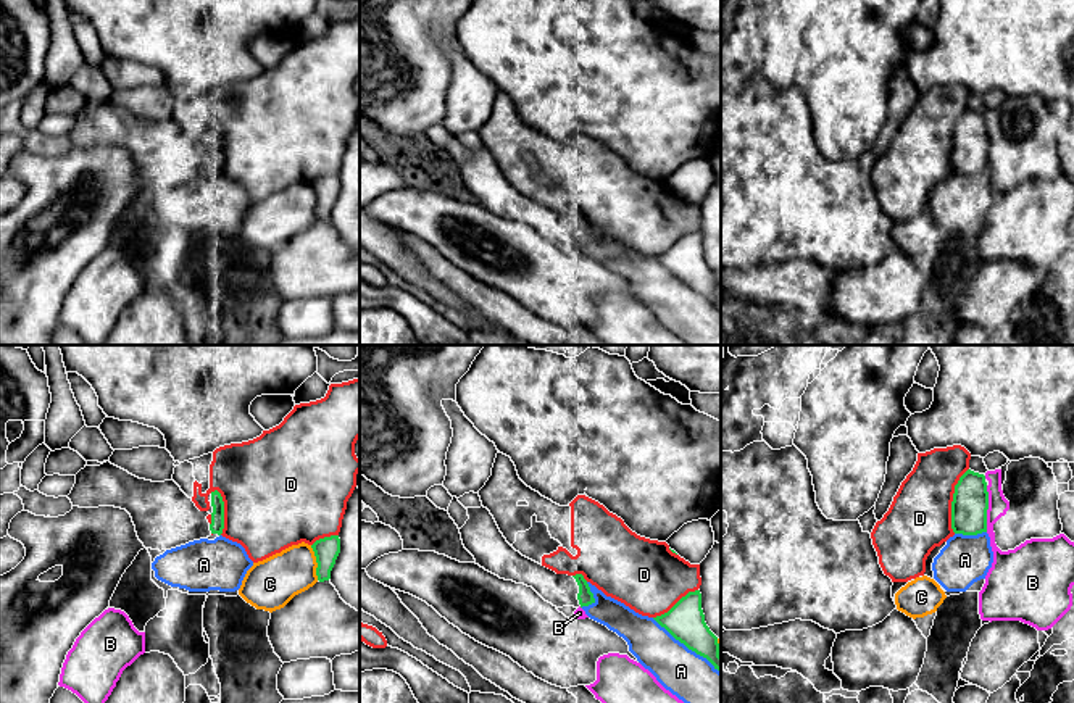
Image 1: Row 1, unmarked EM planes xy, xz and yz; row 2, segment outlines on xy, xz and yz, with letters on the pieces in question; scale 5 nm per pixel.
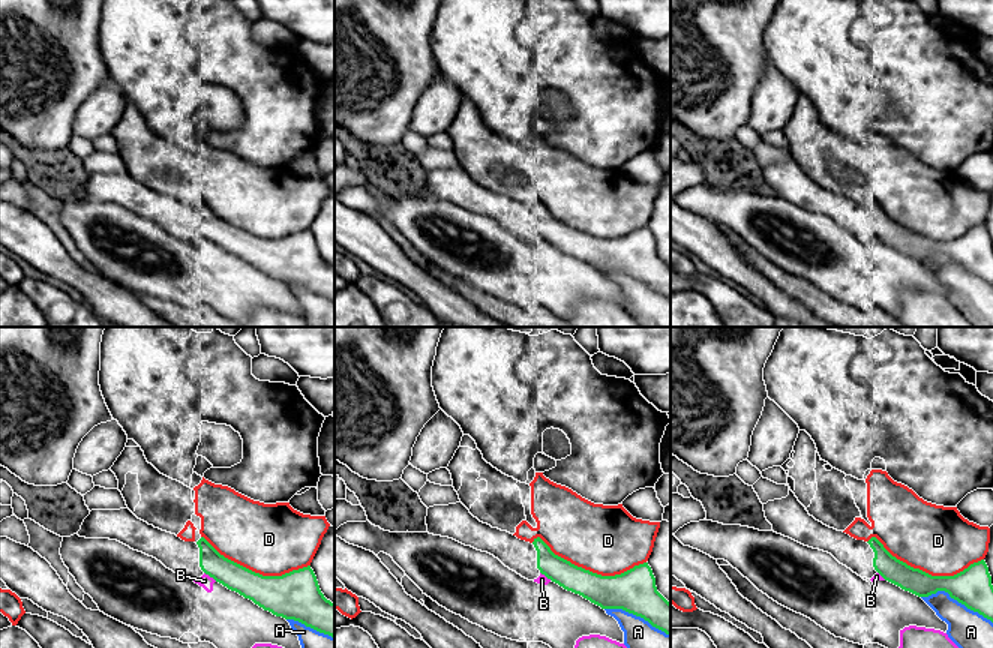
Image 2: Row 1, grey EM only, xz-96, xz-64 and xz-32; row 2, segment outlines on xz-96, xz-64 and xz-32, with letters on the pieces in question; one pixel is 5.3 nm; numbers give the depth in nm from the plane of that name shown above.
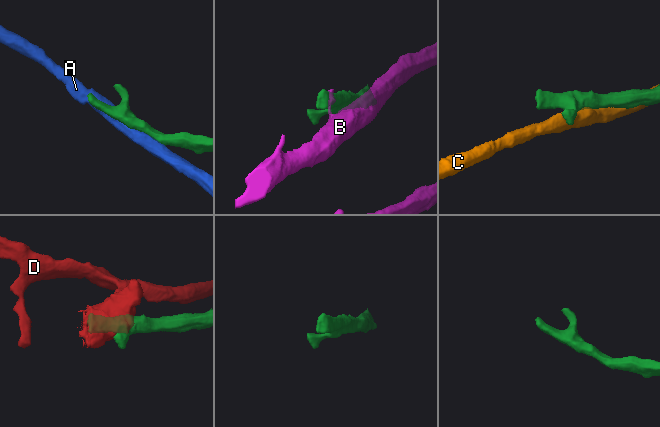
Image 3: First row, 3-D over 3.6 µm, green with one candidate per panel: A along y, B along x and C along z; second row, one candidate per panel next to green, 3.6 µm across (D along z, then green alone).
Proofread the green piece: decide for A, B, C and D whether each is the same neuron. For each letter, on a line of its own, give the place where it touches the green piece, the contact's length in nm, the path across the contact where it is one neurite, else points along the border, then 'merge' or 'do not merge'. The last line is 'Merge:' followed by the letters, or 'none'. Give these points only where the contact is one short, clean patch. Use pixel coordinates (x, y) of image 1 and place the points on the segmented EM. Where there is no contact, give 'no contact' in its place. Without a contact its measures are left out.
A: xz (686, 645) | 440 nm | do not merge
B: yz (987, 508) | 240 nm | do not merge
C: xy (316, 561) | 180 nm | do not merge
D: yz (953, 500) | 340 nm | do not merge
Merge: none

